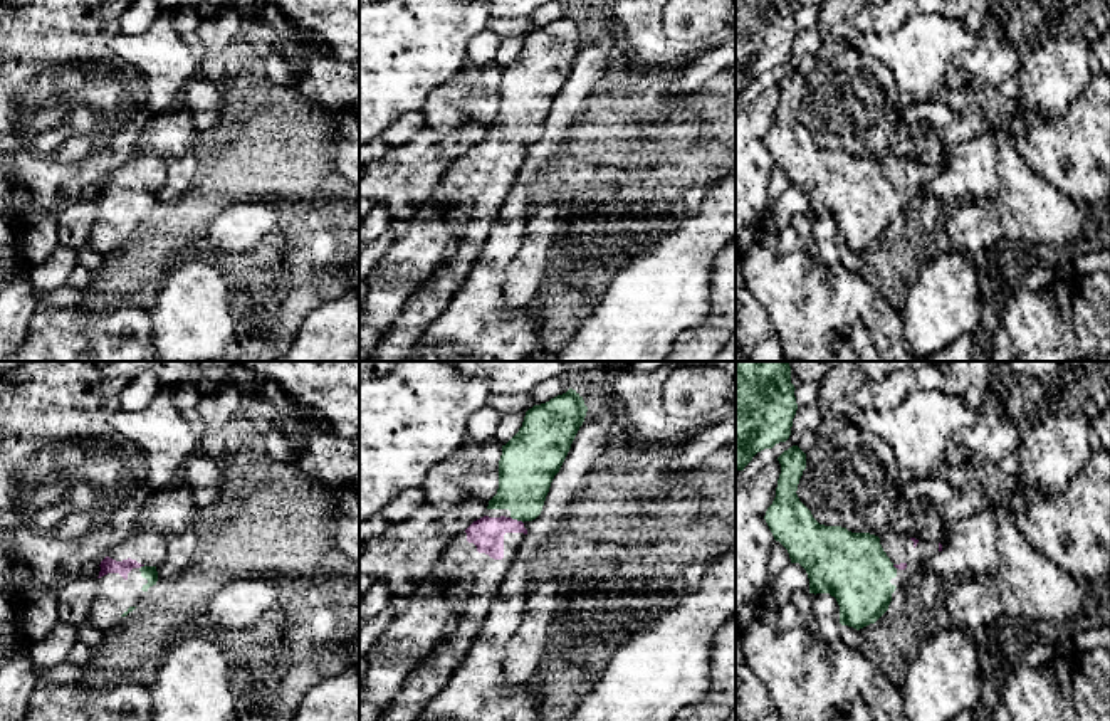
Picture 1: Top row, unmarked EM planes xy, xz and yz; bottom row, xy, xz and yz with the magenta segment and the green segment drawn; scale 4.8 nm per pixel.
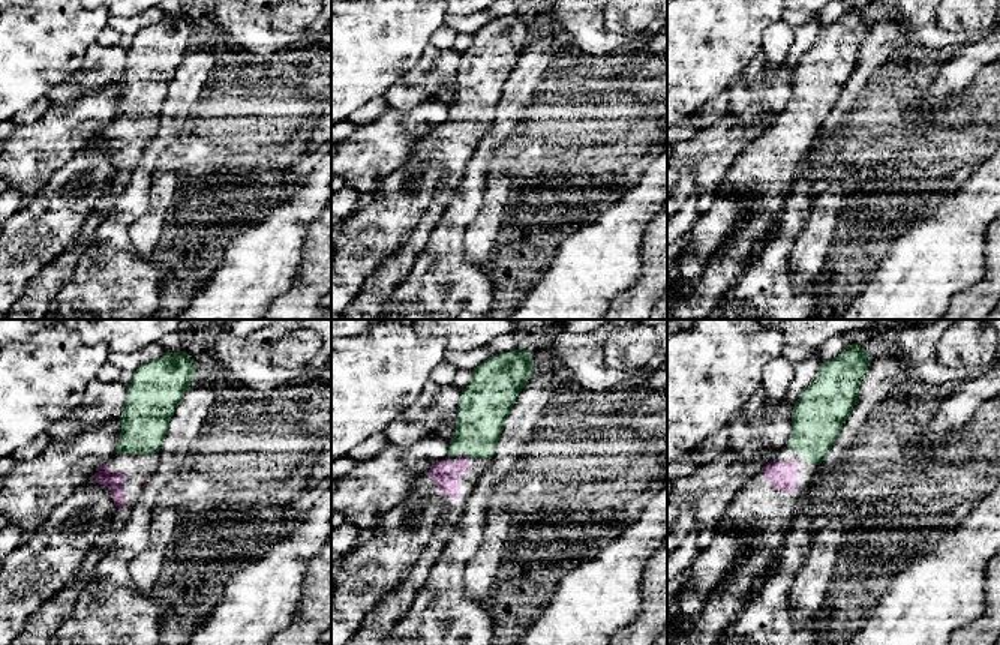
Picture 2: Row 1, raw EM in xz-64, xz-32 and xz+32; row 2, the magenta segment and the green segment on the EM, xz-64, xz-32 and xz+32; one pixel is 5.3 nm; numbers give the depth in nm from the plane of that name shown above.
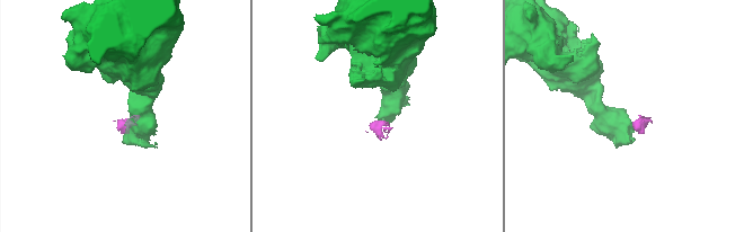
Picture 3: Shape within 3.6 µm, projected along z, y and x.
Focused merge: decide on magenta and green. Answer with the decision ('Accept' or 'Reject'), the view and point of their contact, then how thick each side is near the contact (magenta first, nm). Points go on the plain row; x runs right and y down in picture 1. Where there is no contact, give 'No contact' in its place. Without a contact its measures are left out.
Accept. Touches magenta at xz (516, 143). Thickness 160 nm (magenta) against 280 nm

